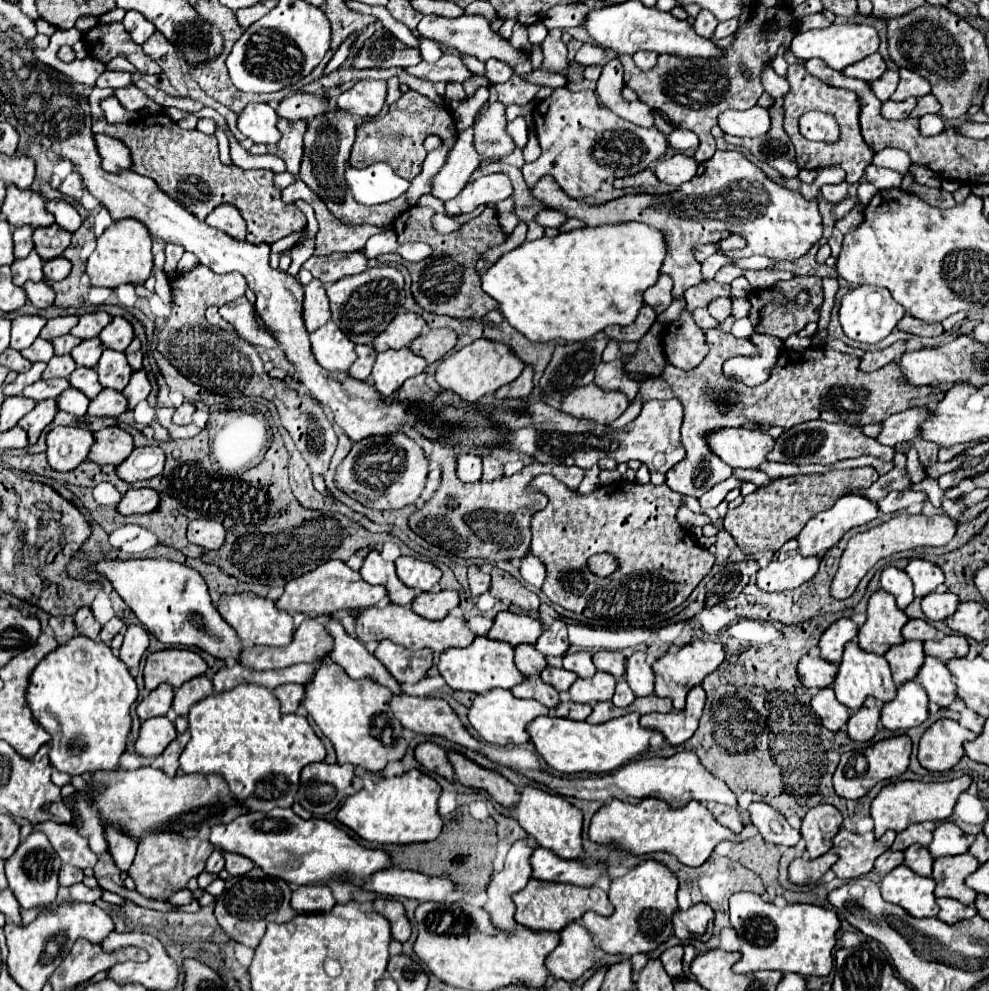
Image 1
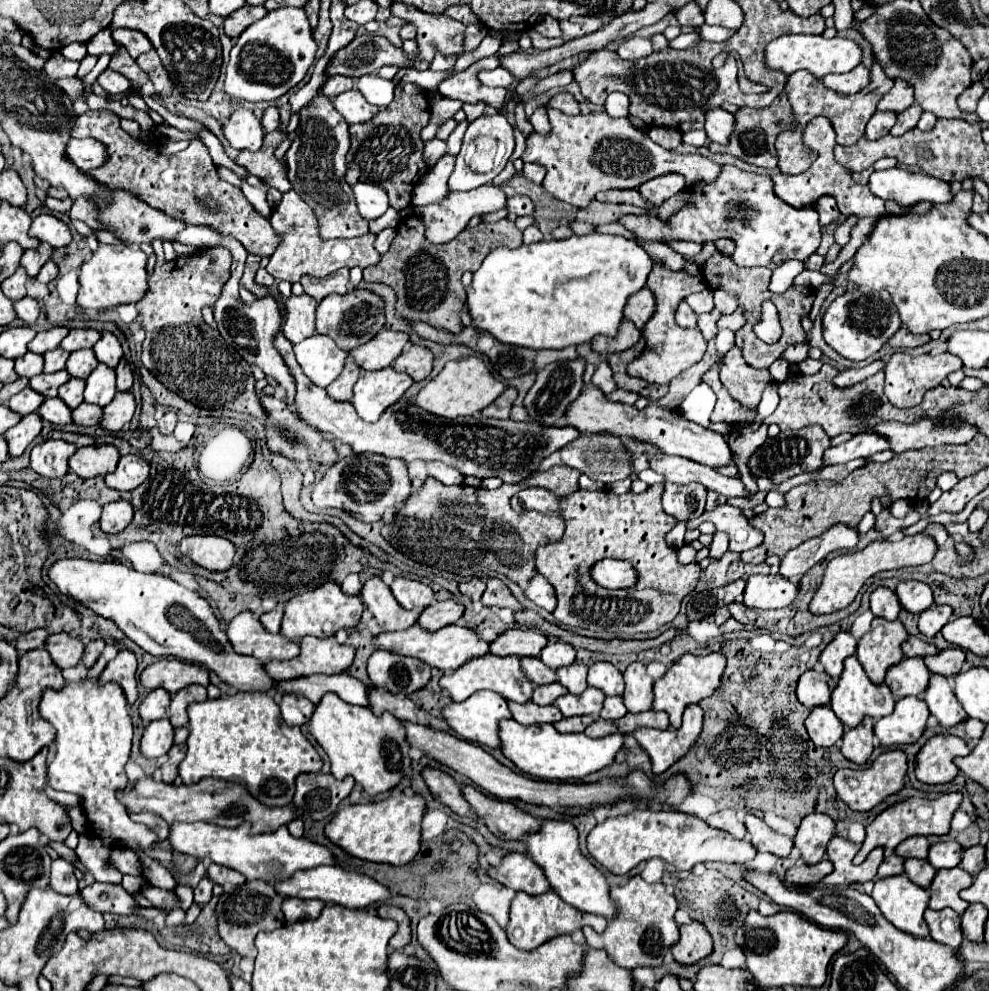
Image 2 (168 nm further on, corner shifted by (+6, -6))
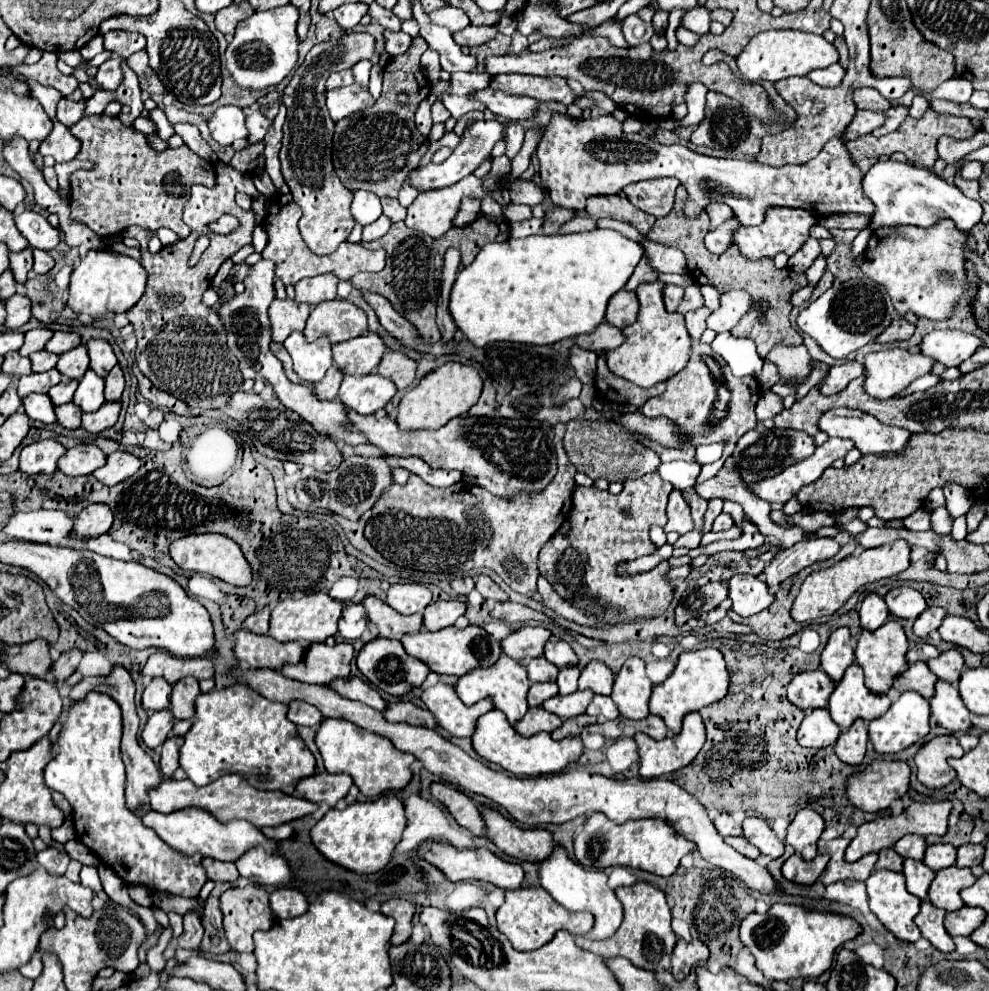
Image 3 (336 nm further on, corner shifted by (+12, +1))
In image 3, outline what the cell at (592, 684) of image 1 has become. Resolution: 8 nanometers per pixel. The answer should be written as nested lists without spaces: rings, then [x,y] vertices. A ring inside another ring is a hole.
[[[578,690],[578,692],[572,692],[568,696],[552,696],[548,698],[542,706],[548,710],[548,712],[554,712],[558,716],[562,716],[562,720],[566,718],[572,718],[572,716],[578,716],[586,710],[586,706],[592,702],[594,698],[594,692],[588,692],[588,690]]]

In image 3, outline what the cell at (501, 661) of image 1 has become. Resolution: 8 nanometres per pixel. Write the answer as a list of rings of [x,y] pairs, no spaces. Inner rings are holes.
[[[502,656],[494,666],[490,668],[474,668],[470,672],[466,672],[464,676],[458,678],[458,682],[454,684],[454,690],[458,694],[458,698],[472,706],[476,704],[478,700],[486,698],[486,696],[492,696],[494,700],[494,708],[502,710],[506,716],[508,716],[508,722],[514,724],[516,720],[520,720],[520,716],[524,716],[524,712],[528,710],[528,702],[526,702],[526,692],[530,688],[530,680],[526,676],[526,670],[524,666],[518,662],[518,660],[512,660],[508,656]]]

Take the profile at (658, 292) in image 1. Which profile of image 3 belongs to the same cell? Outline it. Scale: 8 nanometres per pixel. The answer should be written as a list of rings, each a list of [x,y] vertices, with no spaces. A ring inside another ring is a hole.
[[[620,290],[612,296],[610,304],[608,304],[608,312],[606,312],[606,320],[616,326],[616,328],[626,328],[628,324],[632,324],[636,320],[640,302],[636,292],[628,292],[628,290]]]

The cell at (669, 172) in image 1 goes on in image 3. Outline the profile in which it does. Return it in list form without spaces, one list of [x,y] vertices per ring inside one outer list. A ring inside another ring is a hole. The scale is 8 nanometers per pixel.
[[[654,178],[636,184],[628,184],[622,192],[632,204],[656,218],[666,216],[674,204],[674,190],[680,182],[676,178]]]

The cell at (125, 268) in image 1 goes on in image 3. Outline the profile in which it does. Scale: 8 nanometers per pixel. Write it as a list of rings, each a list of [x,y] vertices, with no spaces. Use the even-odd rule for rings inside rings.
[[[88,250],[88,254],[80,260],[80,264],[74,268],[70,276],[70,296],[66,304],[76,314],[82,312],[88,316],[102,318],[132,308],[144,294],[144,288],[146,288],[146,270],[138,260],[116,254],[112,250]]]

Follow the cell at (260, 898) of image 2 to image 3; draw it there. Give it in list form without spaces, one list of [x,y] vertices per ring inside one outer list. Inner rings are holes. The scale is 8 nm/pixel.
[[[248,884],[246,888],[230,888],[220,896],[220,910],[224,914],[224,932],[232,950],[236,952],[252,952],[252,934],[256,930],[270,930],[276,922],[276,916],[268,904],[268,892],[262,886]]]

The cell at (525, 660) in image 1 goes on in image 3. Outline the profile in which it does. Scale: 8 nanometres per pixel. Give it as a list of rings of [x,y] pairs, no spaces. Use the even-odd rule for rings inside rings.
[[[544,656],[532,658],[528,662],[528,678],[530,682],[554,682],[558,676],[558,668],[554,664],[548,664]]]

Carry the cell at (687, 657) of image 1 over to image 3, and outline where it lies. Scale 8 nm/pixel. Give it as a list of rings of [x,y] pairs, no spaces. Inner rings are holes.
[[[702,648],[696,652],[682,652],[678,656],[674,672],[652,688],[650,696],[650,712],[664,718],[670,732],[678,734],[682,726],[682,718],[688,712],[696,712],[704,708],[704,704],[712,704],[726,696],[728,692],[728,672],[724,666],[724,658],[716,648]]]

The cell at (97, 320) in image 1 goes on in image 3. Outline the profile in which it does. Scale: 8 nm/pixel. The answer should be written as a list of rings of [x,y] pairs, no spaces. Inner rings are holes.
[[[54,332],[54,336],[46,344],[46,350],[54,354],[64,354],[70,348],[76,348],[80,344],[82,344],[82,338],[76,332]]]

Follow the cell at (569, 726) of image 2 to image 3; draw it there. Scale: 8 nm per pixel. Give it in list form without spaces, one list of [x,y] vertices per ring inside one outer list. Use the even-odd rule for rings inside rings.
[[[580,714],[580,716],[568,718],[568,720],[564,720],[564,724],[562,724],[560,728],[556,728],[556,730],[552,732],[552,738],[554,738],[554,740],[562,740],[564,736],[570,736],[570,734],[572,734],[572,736],[578,736],[584,726],[594,724],[594,722],[598,722],[598,720],[596,720],[594,716],[588,716],[588,714]]]

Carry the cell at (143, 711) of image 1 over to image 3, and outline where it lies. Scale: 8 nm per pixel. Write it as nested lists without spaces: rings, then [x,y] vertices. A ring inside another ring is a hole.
[[[154,678],[142,694],[142,708],[148,714],[162,710],[164,706],[170,704],[170,692],[172,692],[172,686],[164,678]],[[150,706],[158,706],[158,708],[150,708]]]

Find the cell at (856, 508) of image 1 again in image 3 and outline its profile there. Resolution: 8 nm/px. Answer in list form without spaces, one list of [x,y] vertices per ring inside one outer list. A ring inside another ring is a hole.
[[[814,538],[814,540],[802,540],[796,542],[794,546],[778,552],[774,556],[774,560],[764,568],[766,574],[766,582],[772,588],[772,592],[778,590],[778,586],[798,574],[802,568],[818,562],[818,560],[826,560],[832,558],[842,546],[834,540],[834,538]]]

